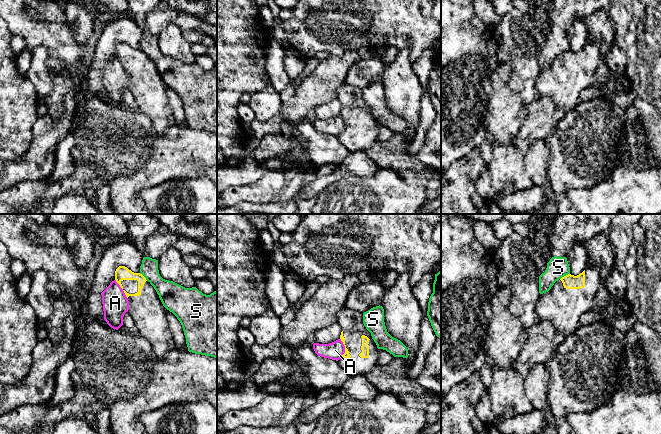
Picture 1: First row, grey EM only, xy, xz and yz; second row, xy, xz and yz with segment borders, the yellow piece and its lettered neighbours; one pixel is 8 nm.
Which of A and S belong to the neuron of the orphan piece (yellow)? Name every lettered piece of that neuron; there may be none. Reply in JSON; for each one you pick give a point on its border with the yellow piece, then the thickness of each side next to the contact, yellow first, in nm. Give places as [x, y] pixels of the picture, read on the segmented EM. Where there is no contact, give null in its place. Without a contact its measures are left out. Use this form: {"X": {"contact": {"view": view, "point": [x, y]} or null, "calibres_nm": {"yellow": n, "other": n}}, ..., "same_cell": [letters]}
{"same_cell": []}

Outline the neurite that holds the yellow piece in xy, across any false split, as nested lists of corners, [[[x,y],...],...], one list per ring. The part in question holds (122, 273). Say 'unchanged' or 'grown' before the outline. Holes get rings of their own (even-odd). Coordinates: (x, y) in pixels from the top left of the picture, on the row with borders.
grown | [[[125,266],[116,269],[115,280],[128,298],[128,312],[136,327],[141,336],[149,341],[156,356],[161,358],[176,349],[165,308],[150,282]]]

